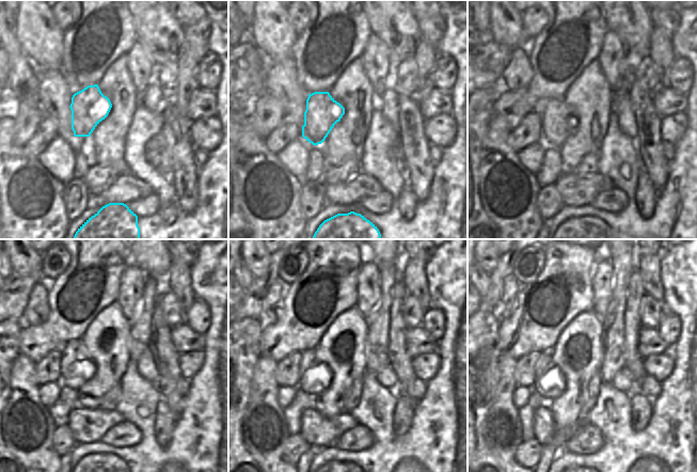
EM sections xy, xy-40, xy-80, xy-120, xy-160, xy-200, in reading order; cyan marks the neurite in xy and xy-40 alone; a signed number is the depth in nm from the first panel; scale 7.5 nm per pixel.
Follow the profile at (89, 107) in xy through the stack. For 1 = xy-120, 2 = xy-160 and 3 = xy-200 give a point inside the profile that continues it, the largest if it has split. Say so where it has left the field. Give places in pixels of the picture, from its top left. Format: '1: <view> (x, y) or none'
1: xy-120 (77, 367)
2: xy-160 (313, 377)
3: xy-200 (549, 382)

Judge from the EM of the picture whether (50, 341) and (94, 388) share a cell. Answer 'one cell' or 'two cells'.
two cells

